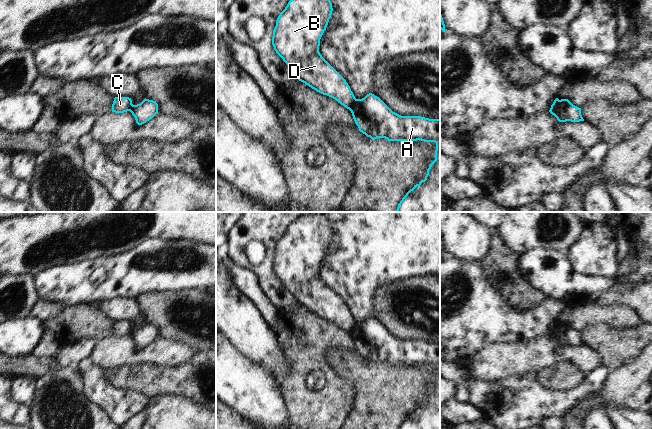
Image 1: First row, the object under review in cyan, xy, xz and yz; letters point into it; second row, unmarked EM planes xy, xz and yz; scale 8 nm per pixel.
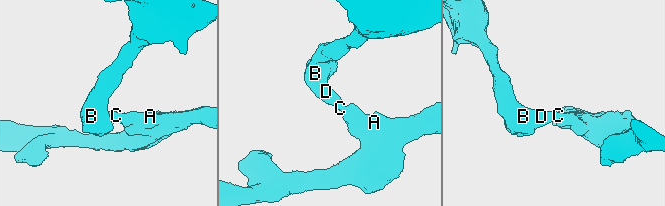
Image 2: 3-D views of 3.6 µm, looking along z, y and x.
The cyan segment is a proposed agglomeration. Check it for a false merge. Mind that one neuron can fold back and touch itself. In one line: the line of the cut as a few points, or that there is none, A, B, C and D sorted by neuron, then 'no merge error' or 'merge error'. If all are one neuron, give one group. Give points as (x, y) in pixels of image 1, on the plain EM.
xz (356, 323), (348, 332) | A / B C D | merge error

